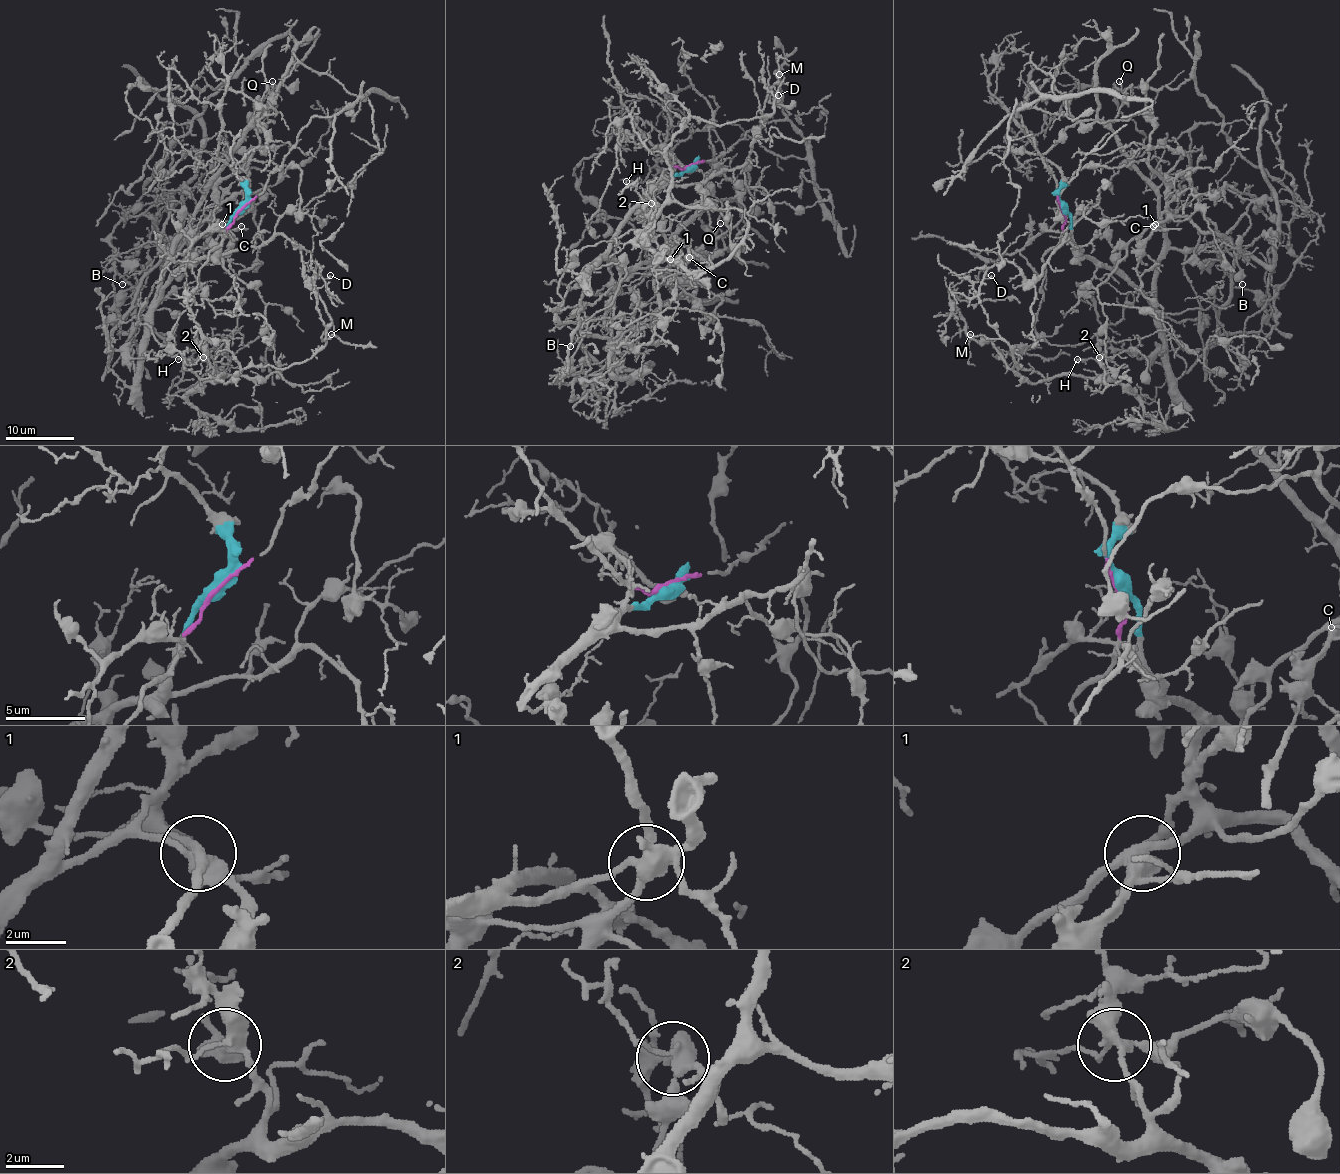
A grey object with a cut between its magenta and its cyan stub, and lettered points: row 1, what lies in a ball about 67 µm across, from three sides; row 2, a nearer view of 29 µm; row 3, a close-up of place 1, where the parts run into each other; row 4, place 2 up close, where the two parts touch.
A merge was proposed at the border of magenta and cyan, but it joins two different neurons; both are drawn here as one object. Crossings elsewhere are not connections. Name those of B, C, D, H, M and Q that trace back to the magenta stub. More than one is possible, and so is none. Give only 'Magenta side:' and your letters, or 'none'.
Magenta side: none

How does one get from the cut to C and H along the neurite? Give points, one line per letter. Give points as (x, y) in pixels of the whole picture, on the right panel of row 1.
C: (1061, 208), (1084, 254), (1147, 293), (1162, 249), (1160, 220), (1155, 229), (1162, 229), (1153, 225)
H: (1061, 208), (1080, 252), (1067, 234), (1031, 280), (1007, 261), (956, 275), (1031, 382), (1107, 377), (1077, 358)

